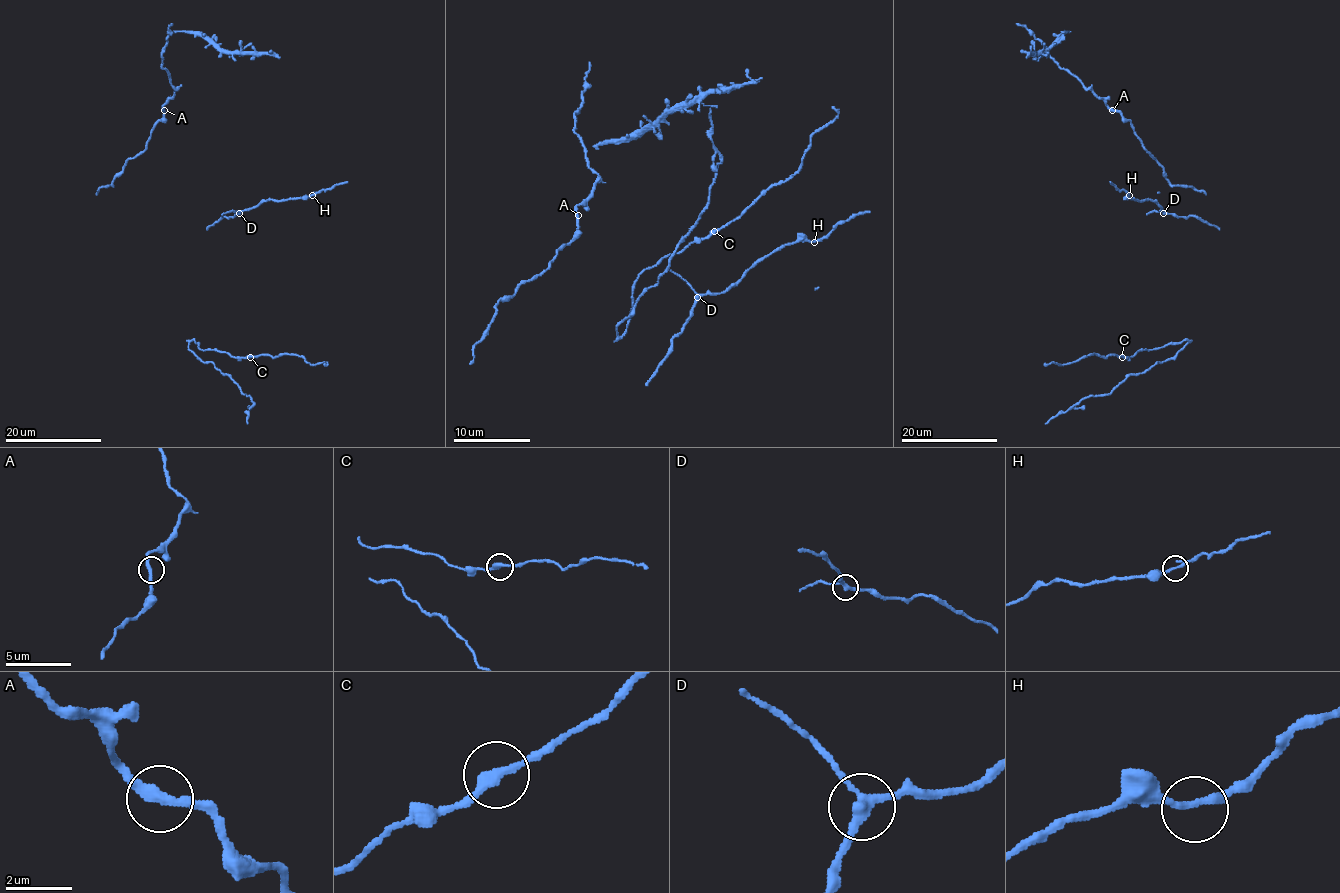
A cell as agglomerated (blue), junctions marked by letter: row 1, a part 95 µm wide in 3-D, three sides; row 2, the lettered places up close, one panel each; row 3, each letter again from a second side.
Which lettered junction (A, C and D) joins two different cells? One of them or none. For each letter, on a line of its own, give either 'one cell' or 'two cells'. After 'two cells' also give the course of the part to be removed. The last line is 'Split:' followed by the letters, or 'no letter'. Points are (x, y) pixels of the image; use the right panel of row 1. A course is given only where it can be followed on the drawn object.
A: one cell
C: one cell
D: one cell
Split: no letter

